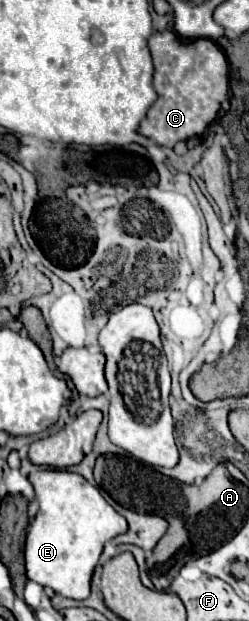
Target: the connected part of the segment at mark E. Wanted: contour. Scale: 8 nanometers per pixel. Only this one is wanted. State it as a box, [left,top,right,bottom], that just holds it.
[25,470,128,600]

